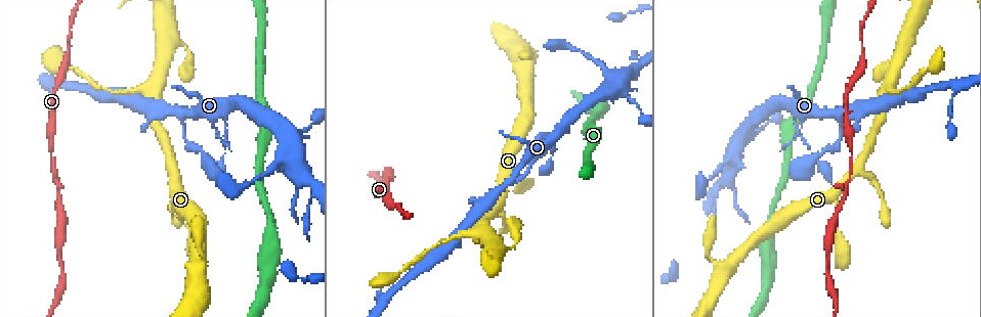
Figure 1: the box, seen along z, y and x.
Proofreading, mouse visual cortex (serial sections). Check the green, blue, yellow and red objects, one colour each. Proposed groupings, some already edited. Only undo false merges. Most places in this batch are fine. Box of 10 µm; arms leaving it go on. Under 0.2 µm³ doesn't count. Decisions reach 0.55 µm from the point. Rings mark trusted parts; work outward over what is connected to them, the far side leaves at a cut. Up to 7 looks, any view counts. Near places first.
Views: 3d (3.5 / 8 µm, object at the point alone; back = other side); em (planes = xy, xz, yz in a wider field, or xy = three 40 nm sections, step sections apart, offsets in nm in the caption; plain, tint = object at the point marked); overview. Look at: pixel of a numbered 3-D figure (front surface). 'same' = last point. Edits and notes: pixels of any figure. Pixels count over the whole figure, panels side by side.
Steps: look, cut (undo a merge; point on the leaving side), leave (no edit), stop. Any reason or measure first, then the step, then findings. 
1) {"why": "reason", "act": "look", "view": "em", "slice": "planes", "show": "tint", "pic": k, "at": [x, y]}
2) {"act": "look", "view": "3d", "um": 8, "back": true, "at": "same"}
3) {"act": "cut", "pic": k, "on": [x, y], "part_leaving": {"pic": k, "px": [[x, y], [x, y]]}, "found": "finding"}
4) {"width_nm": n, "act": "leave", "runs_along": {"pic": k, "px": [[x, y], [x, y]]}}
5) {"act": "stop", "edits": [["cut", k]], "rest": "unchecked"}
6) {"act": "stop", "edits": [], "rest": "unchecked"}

{"why": "sharp bend", "act": "look", "view": "3d", "um": 3.5, "pic": 1, "at": [478, 232]}

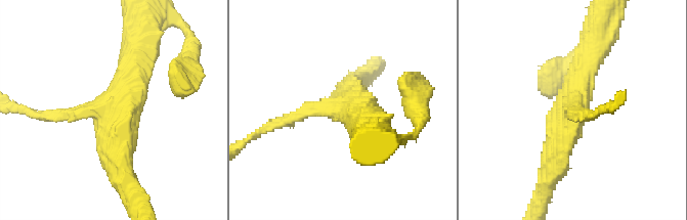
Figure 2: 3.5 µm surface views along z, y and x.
{"act": "look", "view": "em", "slice": "xy", "step": 1, "show": "tint", "pic": 2, "at": [571, 125]}

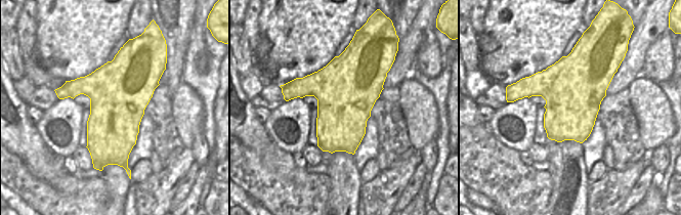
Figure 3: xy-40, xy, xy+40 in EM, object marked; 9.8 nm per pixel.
{"arm_widths_nm": [150, 350, 400], "act": "leave", "found": "all the same cell"}

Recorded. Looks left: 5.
{"why": "branch point", "act": "look", "view": "3d", "um": 3.5, "pic": 1, "at": [834, 111]}

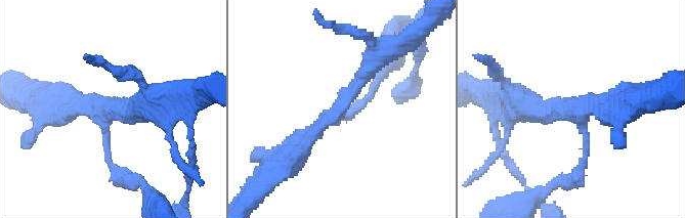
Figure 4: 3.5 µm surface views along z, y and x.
{"why": "need the tissue", "act": "look", "view": "em", "slice": "xy", "step": 3, "show": "tint", "pic": 4, "at": [106, 107]}

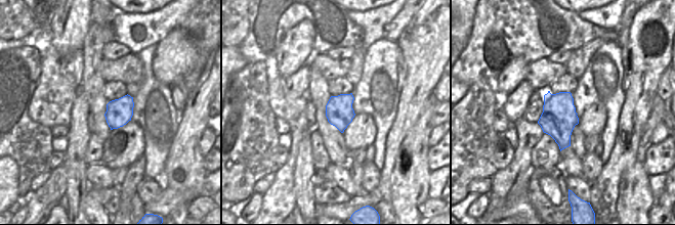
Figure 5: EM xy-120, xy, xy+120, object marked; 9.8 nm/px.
{"why": "cut it another way", "act": "look", "view": "em", "slice": "xy", "step": 5, "show": "tint", "at": "same"}

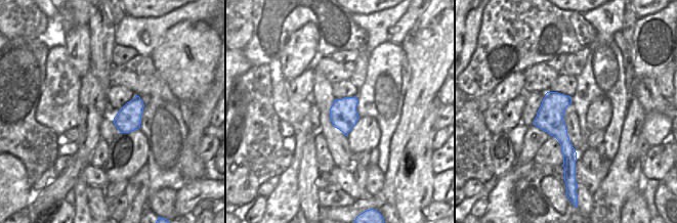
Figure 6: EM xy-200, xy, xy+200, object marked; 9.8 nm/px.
{"arm_widths_nm": [150, 250, 300], "act": "leave", "runs_along": {"pic": 6, "px": [[549, 94], [552, 123], [572, 164]]}, "found": "one cell here"}

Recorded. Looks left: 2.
{"why": "a narrow waist", "act": "look", "view": "3d", "um": 3.5, "pic": 1, "at": [852, 172]}

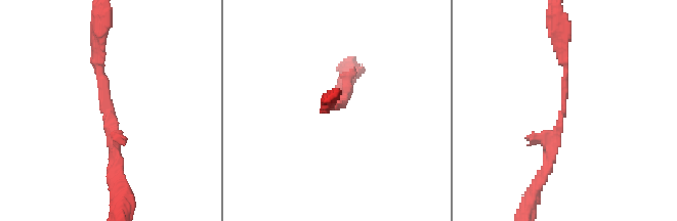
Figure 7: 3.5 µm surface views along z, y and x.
{"why": "need the tissue", "act": "look", "view": "em", "slice": "xy", "step": 5, "show": "tint", "pic": 7, "at": [339, 106]}

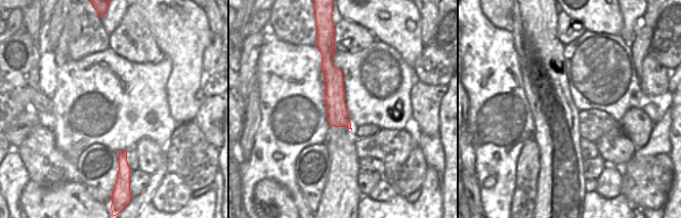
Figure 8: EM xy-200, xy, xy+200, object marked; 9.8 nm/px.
{"act": "leave", "found": "all the same cell"}

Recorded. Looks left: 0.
{"act": "stop", "edits": [], "rest": "unchecked"}

